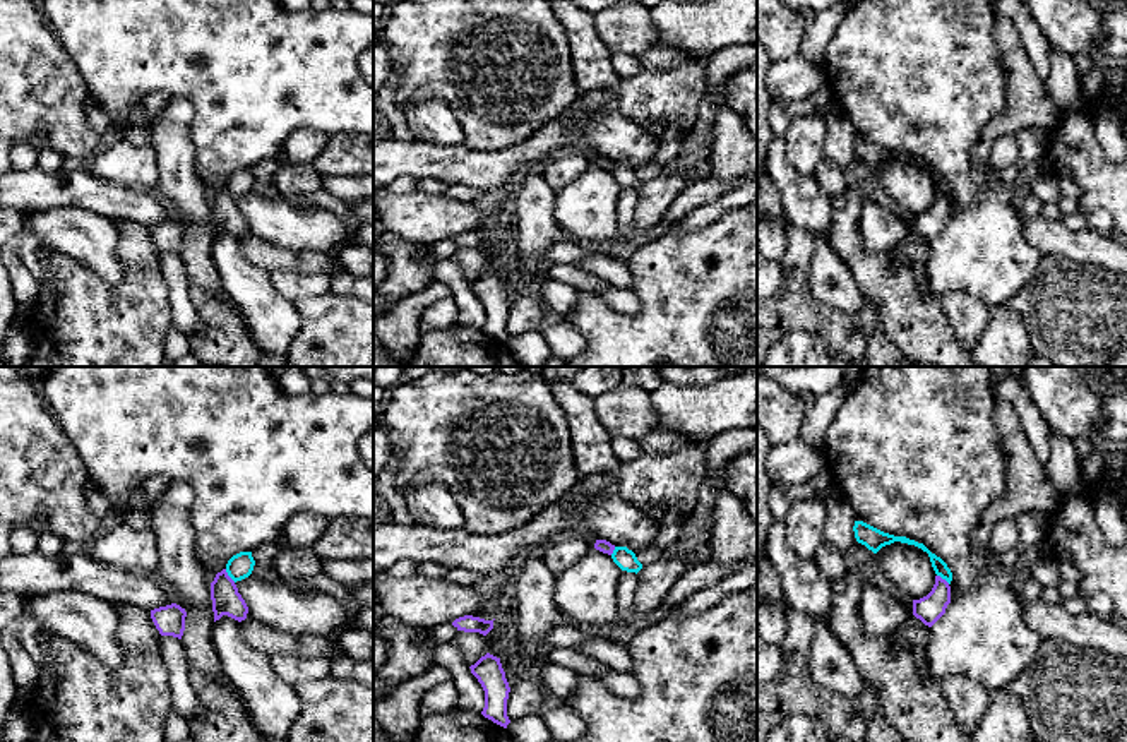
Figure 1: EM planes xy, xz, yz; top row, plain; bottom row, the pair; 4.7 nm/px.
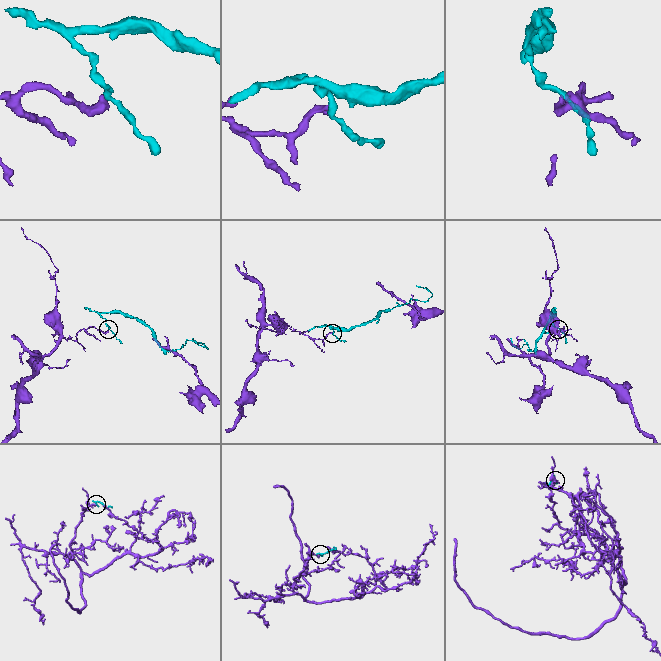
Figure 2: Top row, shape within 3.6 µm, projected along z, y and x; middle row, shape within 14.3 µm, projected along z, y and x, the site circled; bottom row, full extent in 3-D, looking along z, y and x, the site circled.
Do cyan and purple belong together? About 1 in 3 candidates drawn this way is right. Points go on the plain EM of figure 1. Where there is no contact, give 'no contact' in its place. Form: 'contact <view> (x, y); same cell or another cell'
contact xy (230, 192); another cell

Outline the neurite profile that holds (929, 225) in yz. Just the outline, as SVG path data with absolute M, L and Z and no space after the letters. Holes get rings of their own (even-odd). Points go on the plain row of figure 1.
M935 192L932 207L920 216L913 216L913 231L932 243L945 230L949 219L951 202L945 195Z

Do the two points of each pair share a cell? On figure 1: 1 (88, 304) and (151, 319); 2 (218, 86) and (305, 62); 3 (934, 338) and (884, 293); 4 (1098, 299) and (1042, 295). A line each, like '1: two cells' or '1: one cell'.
1: one cell
2: one cell
3: one cell
4: one cell

